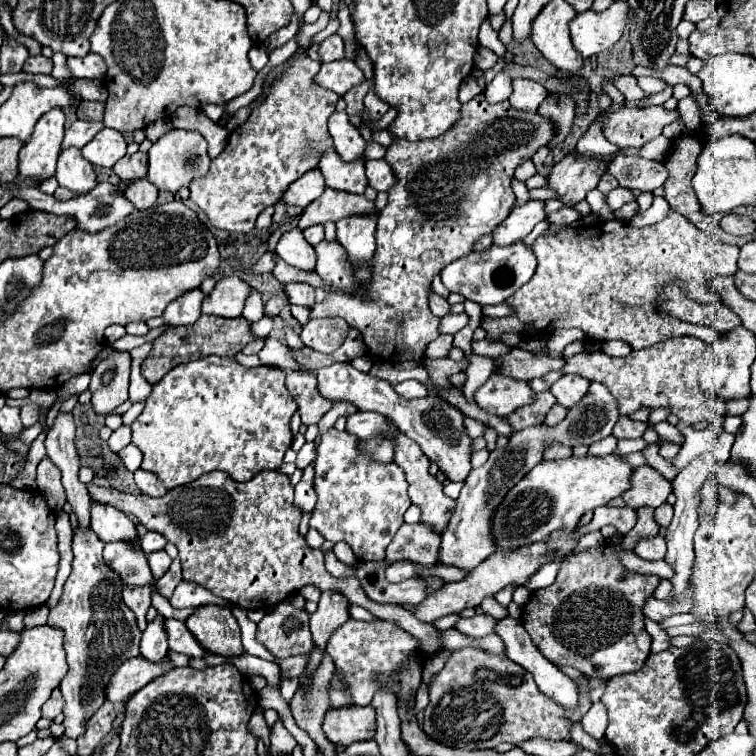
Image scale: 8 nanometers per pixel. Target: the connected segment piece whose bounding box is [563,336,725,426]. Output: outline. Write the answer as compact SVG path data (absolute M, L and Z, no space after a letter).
M683 336L657 342L643 350L633 350L625 358L613 358L605 352L583 352L569 358L563 372L579 374L589 382L605 384L615 396L621 414L633 414L643 406L669 406L681 422L691 426L697 422L713 424L725 416L725 400L717 400L717 396L705 396L705 392L699 390L701 364L703 342L693 336Z

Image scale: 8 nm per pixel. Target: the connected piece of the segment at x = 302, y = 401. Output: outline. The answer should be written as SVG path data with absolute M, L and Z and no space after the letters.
M287 372L287 390L293 396L293 400L297 402L301 420L307 426L317 424L317 420L321 420L329 412L329 408L333 406L333 402L325 400L319 394L315 374Z

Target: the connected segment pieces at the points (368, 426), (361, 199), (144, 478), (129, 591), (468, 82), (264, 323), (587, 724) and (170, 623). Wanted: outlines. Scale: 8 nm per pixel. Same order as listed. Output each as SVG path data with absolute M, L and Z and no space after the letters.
M355 412L347 418L349 434L359 438L359 450L379 464L393 462L395 432L389 428L389 420L377 412Z
M327 188L315 202L311 202L301 218L297 228L305 230L313 224L325 224L329 220L337 222L339 218L345 218L349 214L371 214L375 212L375 204L367 200L363 194L351 194Z
M143 468L135 470L135 484L137 488L143 492L143 494L149 494L149 496L163 496L167 492L167 488L163 486L163 482L159 480L159 476L155 472L147 472Z
M145 584L145 586L127 586L123 588L123 600L125 604L129 604L129 608L135 612L137 616L137 624L141 630L145 630L147 626L147 620L145 620L145 614L151 606L151 596L153 596L155 588L153 584Z
M468 77L461 83L458 92L458 99L462 104L464 104L481 92L482 89L478 85L477 80L473 77Z
M265 316L258 322L253 323L251 330L260 338L266 338L272 330L273 324L273 319Z
M595 702L589 712L583 716L581 720L583 724L583 730L593 736L593 738L603 738L605 734L605 728L607 728L607 712L605 712L605 706L601 702Z
M175 618L165 620L165 628L169 632L169 650L181 652L193 658L205 658L207 652L201 644L197 644L197 638L187 630L187 626Z

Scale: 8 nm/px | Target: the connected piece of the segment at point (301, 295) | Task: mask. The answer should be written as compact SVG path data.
M287 282L287 284L283 284L283 292L287 294L291 304L301 304L301 306L313 306L315 304L313 286L307 282Z

